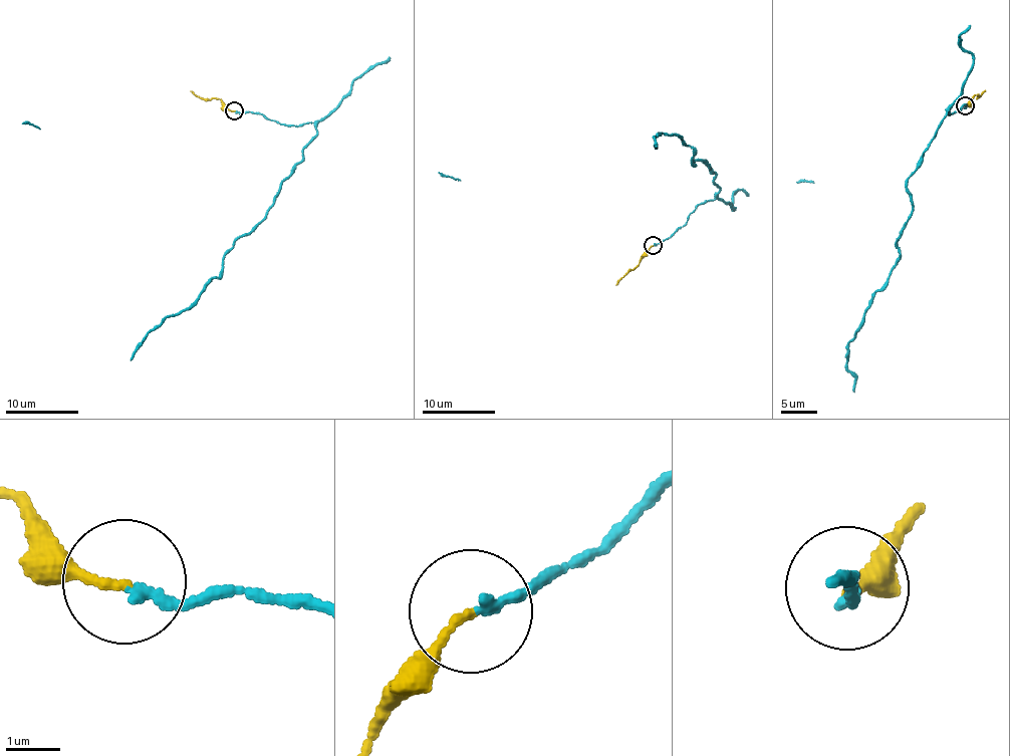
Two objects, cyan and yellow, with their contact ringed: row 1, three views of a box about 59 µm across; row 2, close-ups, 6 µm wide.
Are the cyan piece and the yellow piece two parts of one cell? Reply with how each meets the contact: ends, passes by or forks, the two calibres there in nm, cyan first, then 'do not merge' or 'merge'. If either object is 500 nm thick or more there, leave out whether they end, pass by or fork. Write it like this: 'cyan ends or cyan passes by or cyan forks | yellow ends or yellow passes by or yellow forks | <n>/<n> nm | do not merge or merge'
cyan ends | yellow ends | 190/150 nm | merge

